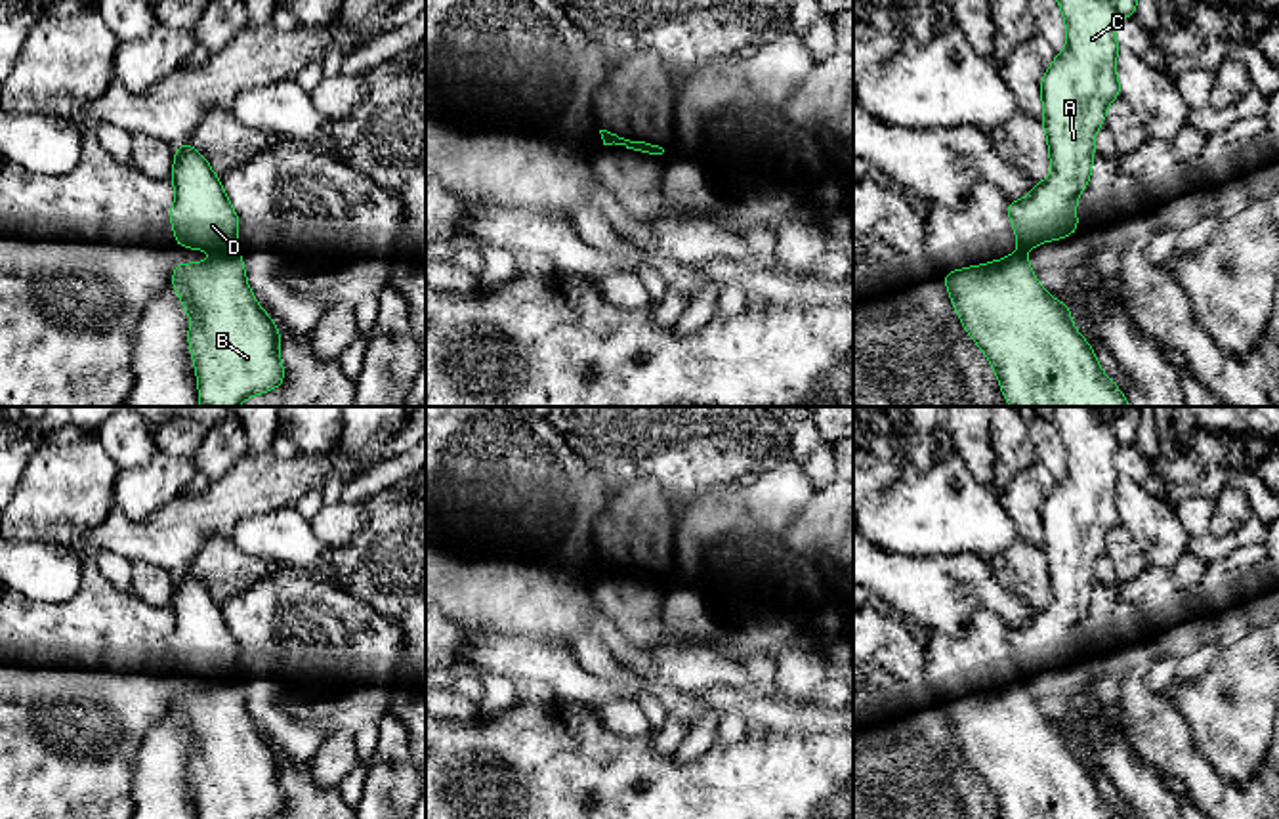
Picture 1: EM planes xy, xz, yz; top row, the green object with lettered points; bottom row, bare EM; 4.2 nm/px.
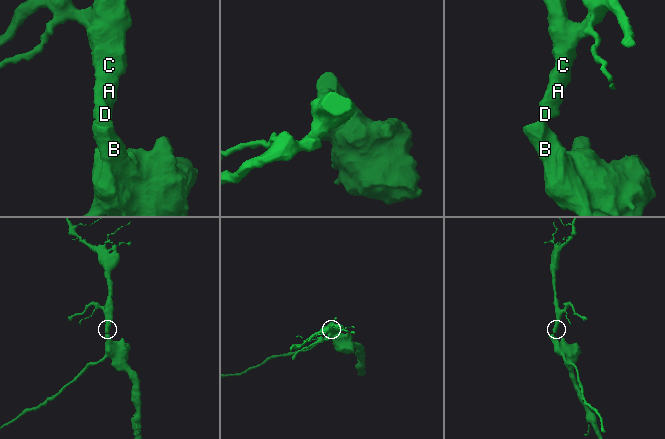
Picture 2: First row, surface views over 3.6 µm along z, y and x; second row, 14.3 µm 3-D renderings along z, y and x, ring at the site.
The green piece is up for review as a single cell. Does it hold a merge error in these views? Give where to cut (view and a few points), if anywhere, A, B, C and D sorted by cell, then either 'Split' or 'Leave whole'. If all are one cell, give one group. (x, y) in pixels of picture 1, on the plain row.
Split along xy (233, 676), (220, 680). Groups: A C D / B. Split

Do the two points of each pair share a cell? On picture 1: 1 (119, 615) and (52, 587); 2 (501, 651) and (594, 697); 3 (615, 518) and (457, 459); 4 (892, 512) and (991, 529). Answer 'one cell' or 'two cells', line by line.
1: two cells
2: one cell
3: two cells
4: one cell

